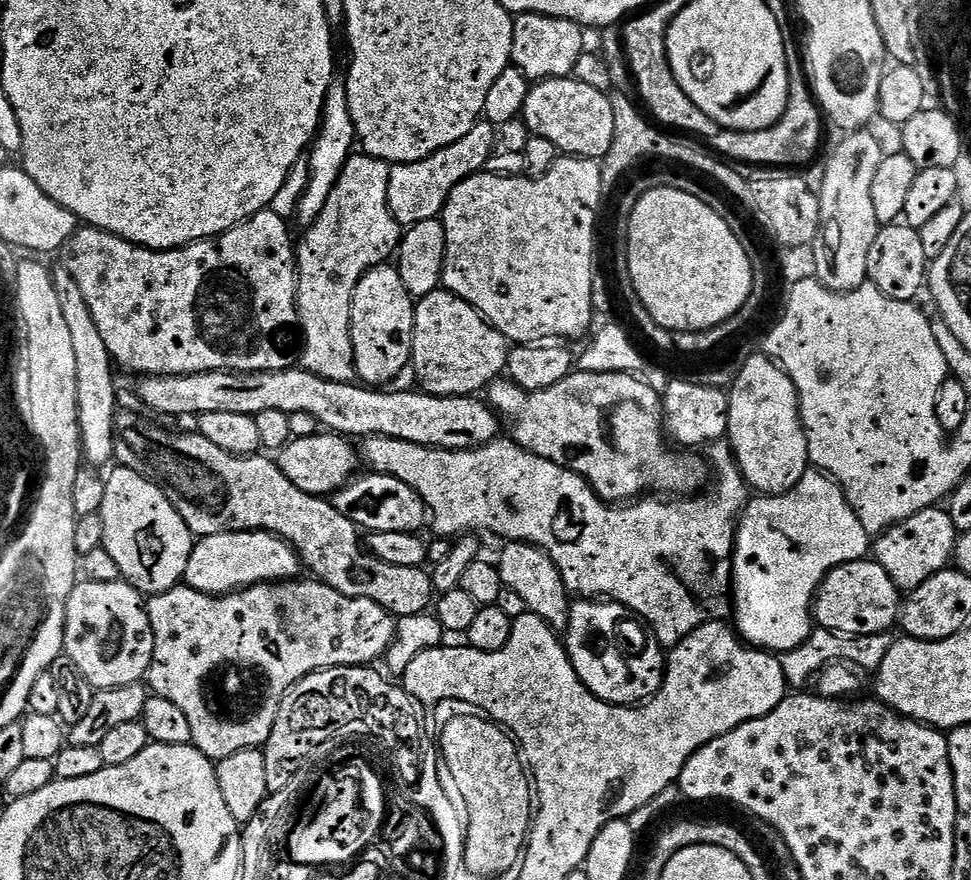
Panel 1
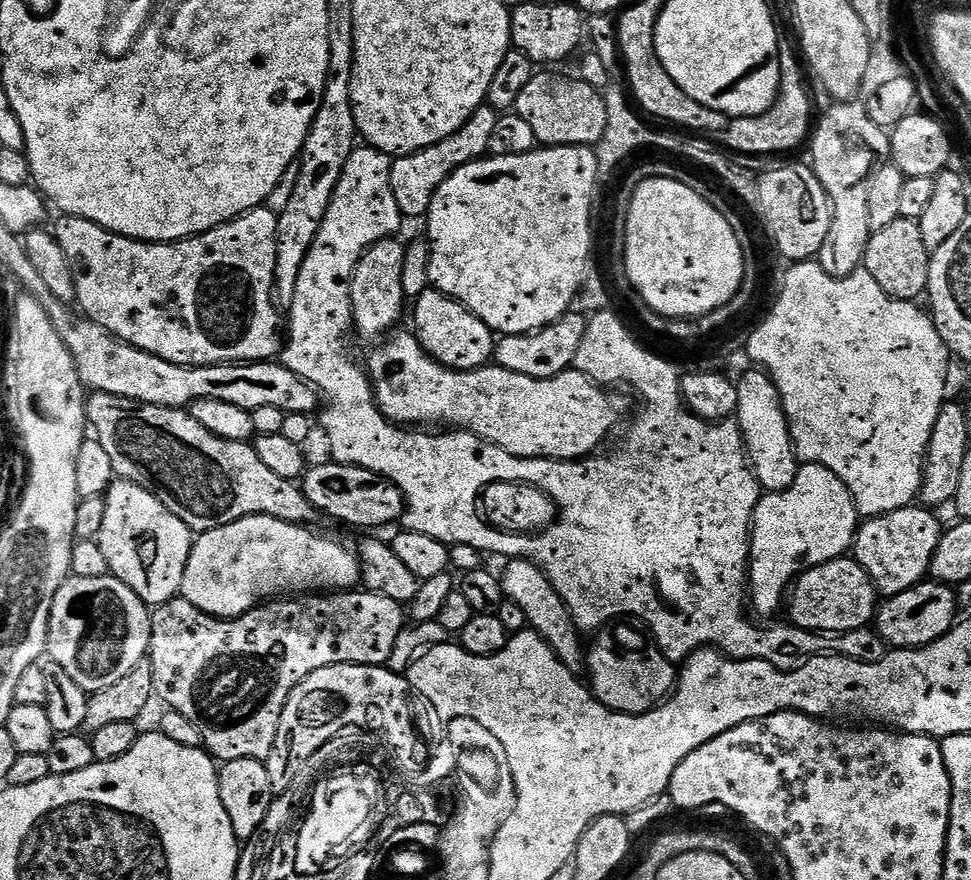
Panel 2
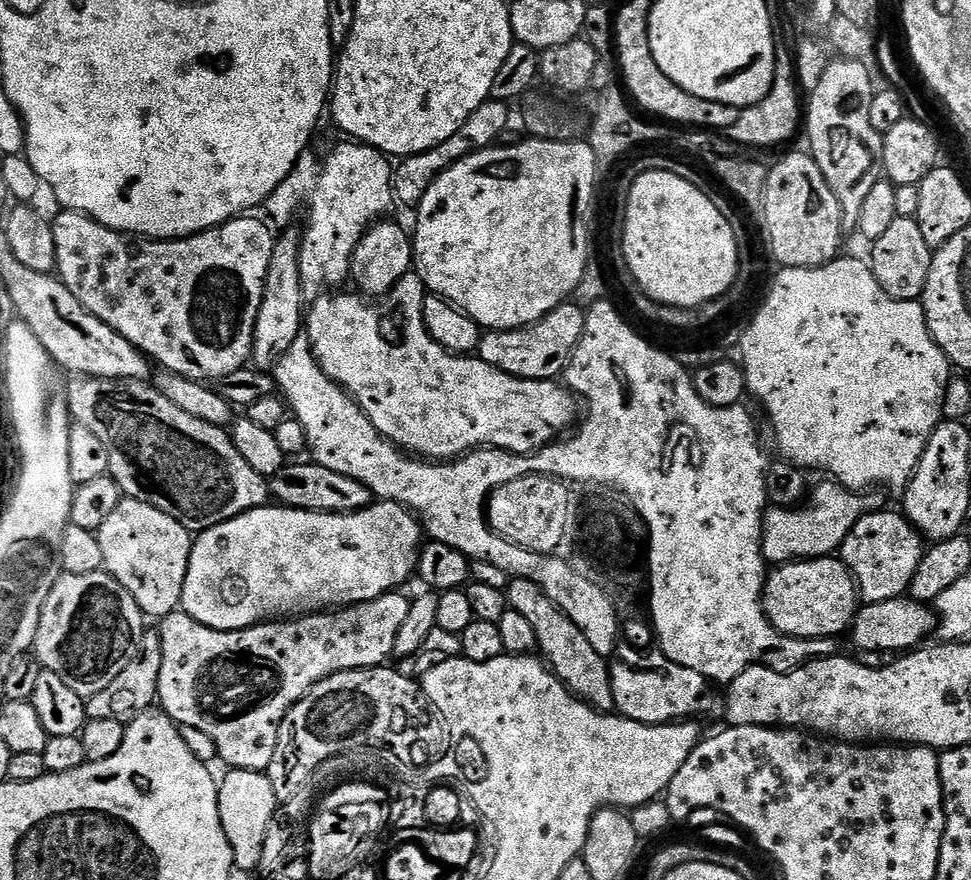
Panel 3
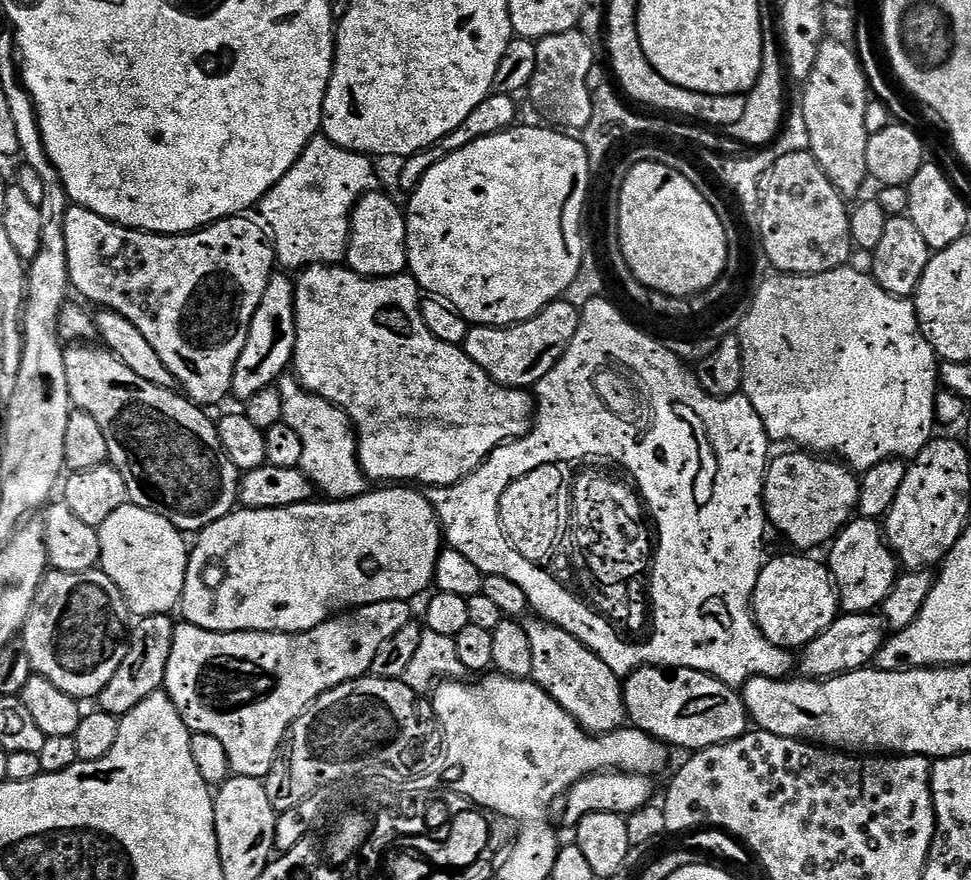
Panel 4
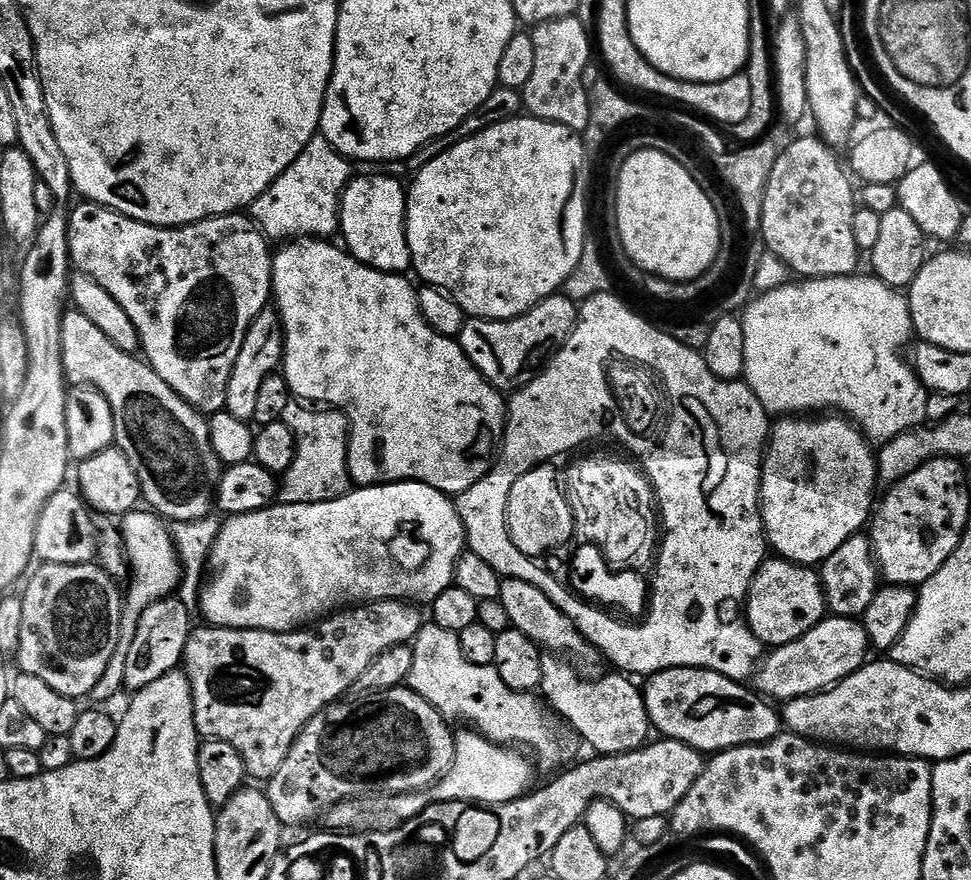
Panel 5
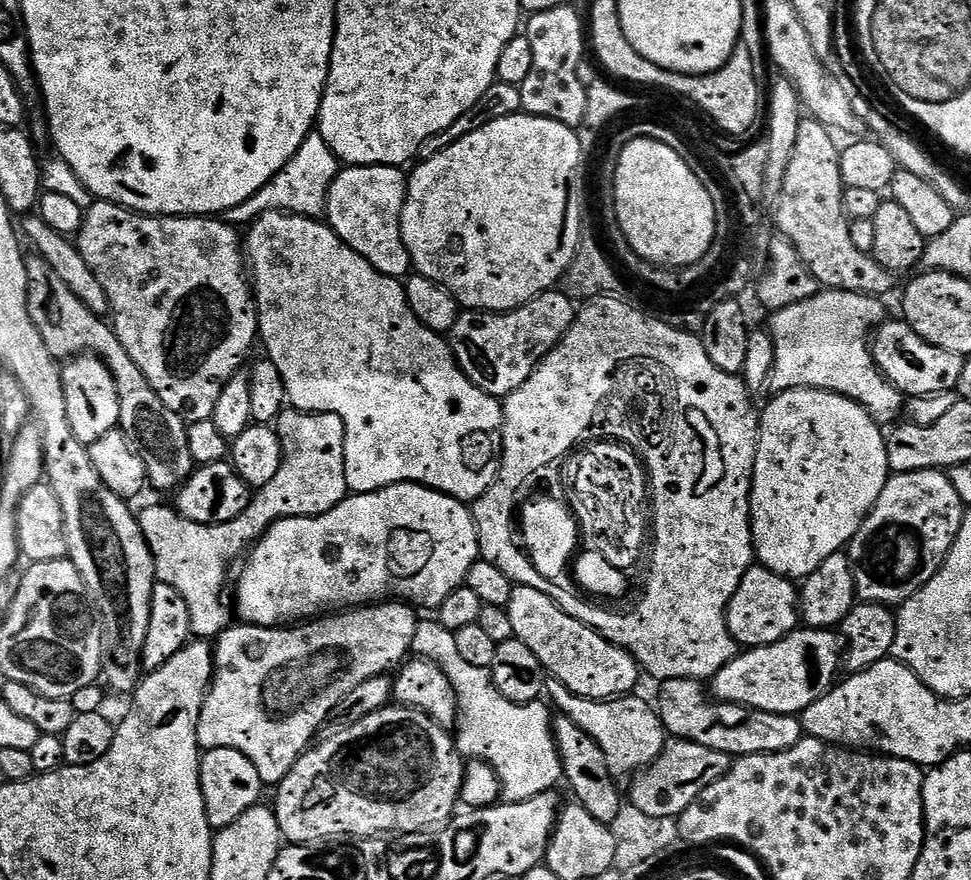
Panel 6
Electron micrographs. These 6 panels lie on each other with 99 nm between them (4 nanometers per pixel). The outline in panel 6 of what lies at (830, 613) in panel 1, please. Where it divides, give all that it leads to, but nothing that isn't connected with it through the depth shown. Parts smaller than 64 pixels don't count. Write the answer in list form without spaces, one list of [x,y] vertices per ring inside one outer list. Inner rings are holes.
[[[753,566],[748,569],[734,594],[728,619],[737,645],[750,649],[773,644],[801,627],[801,593],[789,577],[774,574],[763,566]]]

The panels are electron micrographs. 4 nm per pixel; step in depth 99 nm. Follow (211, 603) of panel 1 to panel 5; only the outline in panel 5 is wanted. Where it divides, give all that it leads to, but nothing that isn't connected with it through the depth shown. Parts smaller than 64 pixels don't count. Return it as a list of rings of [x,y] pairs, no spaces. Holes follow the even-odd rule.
[[[378,600],[367,606],[356,606],[351,610],[341,610],[317,623],[315,626],[305,627],[303,630],[295,632],[259,632],[253,628],[214,628],[211,626],[197,627],[193,631],[192,636],[186,642],[186,650],[184,651],[184,659],[182,661],[182,671],[188,678],[188,685],[192,691],[192,705],[194,706],[194,722],[196,723],[197,733],[204,740],[221,740],[222,742],[230,742],[230,746],[234,746],[234,750],[238,750],[238,754],[242,754],[244,759],[244,770],[249,777],[252,776],[261,782],[271,780],[274,774],[278,774],[278,770],[282,766],[282,762],[286,762],[286,754],[290,754],[290,750],[294,746],[294,742],[298,738],[298,734],[309,724],[309,722],[324,711],[329,704],[335,704],[341,699],[343,692],[352,692],[355,689],[362,674],[365,674],[380,655],[386,654],[392,647],[400,645],[411,645],[416,639],[416,635],[420,633],[422,617],[415,603],[405,602],[402,600]]]

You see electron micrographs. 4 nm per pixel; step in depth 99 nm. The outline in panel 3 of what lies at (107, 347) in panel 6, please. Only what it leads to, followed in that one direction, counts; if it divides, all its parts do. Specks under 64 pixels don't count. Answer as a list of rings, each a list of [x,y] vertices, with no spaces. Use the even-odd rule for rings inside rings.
[[[76,378],[73,381],[66,388],[72,419],[76,424],[84,424],[86,430],[91,430],[106,445],[106,454],[110,454],[108,475],[116,479],[125,497],[164,511],[192,534],[202,533],[269,503],[269,481],[238,454],[238,446],[234,446],[225,429],[186,414],[186,410],[174,406],[170,398],[162,395],[159,388],[143,380]]]

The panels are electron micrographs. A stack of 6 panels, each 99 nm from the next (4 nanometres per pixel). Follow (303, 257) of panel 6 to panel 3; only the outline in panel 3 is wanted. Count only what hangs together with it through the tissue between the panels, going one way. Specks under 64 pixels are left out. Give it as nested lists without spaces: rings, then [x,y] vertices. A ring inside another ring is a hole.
[[[414,270],[379,297],[378,302],[355,295],[320,296],[313,304],[311,301],[306,314],[306,335],[312,343],[312,354],[324,373],[355,400],[376,429],[413,457],[447,462],[486,447],[531,454],[563,437],[577,423],[577,397],[563,383],[514,378],[475,355],[453,354],[434,342],[424,321],[426,289]]]

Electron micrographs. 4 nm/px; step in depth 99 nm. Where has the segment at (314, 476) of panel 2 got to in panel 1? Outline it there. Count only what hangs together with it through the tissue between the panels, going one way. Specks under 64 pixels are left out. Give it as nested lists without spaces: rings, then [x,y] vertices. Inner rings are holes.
[[[383,474],[357,475],[355,479],[344,485],[331,497],[332,505],[346,518],[356,523],[357,529],[369,532],[385,532],[386,534],[419,533],[420,527],[429,523],[428,507],[422,502],[418,490],[406,486],[393,476]]]

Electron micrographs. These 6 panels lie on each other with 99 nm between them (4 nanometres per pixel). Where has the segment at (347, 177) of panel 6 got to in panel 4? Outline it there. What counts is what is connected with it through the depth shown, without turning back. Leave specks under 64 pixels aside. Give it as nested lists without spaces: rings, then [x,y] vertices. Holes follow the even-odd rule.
[[[383,190],[367,192],[352,213],[347,267],[360,276],[387,278],[401,275],[408,267],[408,222],[406,212]]]

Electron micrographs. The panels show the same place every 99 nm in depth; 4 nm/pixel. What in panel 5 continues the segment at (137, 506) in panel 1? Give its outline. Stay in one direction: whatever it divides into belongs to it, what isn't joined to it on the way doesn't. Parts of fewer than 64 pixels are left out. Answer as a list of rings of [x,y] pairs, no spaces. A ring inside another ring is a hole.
[[[148,510],[129,512],[123,517],[124,532],[122,531],[122,543],[125,547],[126,559],[132,571],[133,582],[130,592],[126,594],[119,618],[119,636],[117,649],[111,659],[111,665],[106,668],[105,674],[95,684],[90,693],[91,700],[106,702],[116,697],[123,691],[126,674],[126,658],[130,656],[130,649],[134,646],[134,637],[137,633],[138,622],[141,616],[155,601],[171,597],[179,589],[182,582],[182,569],[179,564],[179,556],[176,545],[172,540],[171,529],[167,523],[155,513]]]

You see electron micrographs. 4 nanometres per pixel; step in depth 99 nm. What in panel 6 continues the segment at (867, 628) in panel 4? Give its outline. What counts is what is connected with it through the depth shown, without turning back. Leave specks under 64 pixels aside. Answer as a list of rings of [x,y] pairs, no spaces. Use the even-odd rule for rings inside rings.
[[[806,626],[773,644],[741,651],[716,673],[710,688],[715,699],[725,704],[741,704],[763,712],[798,716],[831,691],[836,680],[834,675],[842,666],[845,652],[846,642],[841,633]]]

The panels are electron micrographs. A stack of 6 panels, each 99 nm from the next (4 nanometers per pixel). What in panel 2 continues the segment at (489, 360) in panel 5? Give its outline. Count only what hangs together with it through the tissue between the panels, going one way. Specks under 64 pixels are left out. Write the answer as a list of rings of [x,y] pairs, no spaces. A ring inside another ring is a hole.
[[[569,310],[563,318],[547,324],[545,328],[539,328],[537,332],[501,335],[496,341],[495,363],[506,370],[514,370],[514,374],[526,374],[526,378],[554,378],[575,365],[578,346],[582,346],[588,322],[589,317],[585,313]]]

